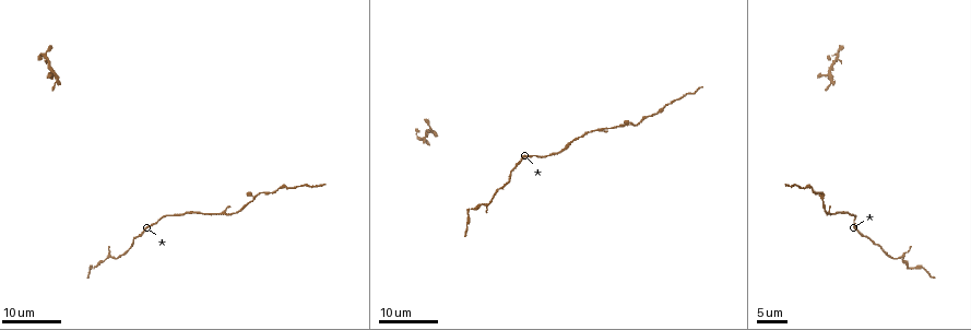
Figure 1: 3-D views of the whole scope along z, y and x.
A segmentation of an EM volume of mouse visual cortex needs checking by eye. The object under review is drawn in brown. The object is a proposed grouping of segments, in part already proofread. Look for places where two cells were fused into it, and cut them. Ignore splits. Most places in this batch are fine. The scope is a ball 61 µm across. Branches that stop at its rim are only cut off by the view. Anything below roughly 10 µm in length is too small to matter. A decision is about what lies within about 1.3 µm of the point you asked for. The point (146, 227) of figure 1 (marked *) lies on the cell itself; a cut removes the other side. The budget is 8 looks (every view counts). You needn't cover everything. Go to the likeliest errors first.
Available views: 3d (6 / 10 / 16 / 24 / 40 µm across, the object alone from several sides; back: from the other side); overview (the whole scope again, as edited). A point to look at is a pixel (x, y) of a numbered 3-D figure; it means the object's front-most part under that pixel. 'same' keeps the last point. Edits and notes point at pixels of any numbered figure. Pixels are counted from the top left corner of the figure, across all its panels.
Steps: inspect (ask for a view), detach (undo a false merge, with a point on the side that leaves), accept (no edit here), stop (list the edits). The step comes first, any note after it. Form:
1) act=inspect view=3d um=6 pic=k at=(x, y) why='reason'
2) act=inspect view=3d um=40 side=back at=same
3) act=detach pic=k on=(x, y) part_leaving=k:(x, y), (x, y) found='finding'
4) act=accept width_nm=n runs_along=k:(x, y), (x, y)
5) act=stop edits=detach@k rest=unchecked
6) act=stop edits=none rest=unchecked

act=inspect view=3d um=16 pic=1 at=(482, 204)

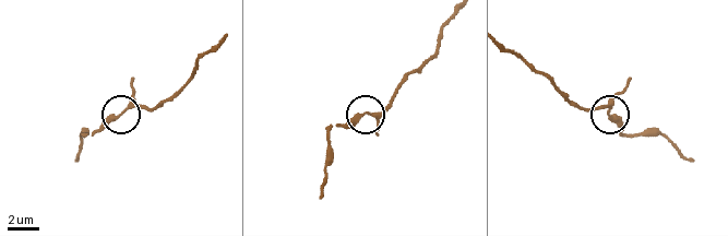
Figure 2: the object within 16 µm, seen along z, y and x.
act=inspect view=3d um=6 pic=2 at=(607, 109)

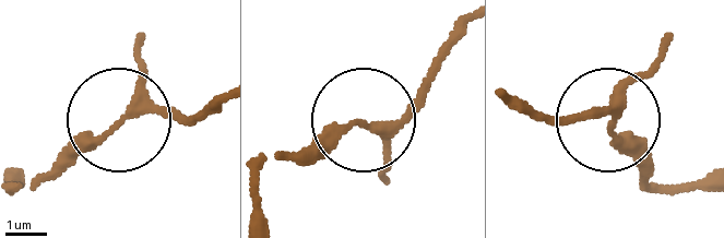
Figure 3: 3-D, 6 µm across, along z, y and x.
act=accept runs_along=3:(462, 30), (400, 114), (327, 128), (288, 155) found='continuous, no second cell'

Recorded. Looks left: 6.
act=inspect view=3d um=16 pic=1 at=(260, 194) why='a narrow waist'

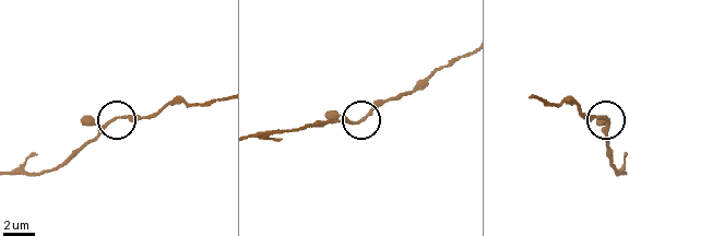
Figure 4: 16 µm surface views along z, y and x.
act=inspect view=3d um=6 pic=4 at=(358, 123) why='zoom in'

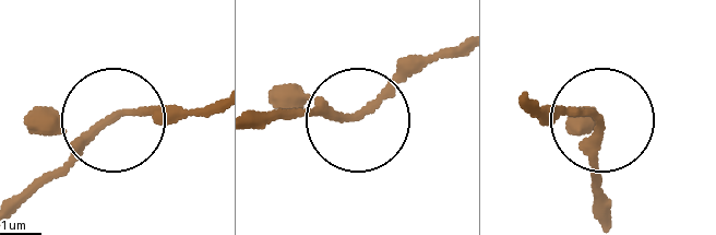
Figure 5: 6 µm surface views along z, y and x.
act=accept runs_along=5:(612, 212), (592, 156), (599, 121), (533, 115) found='continuous, no second cell'

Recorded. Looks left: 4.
act=inspect view=3d um=16 pic=1 at=(431, 132) why='three-way junction'

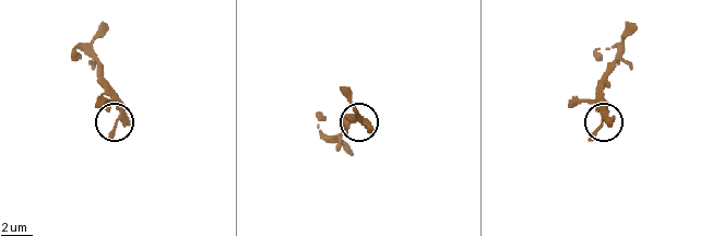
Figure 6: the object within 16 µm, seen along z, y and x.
act=inspect view=3d um=10 pic=6 at=(119, 122)

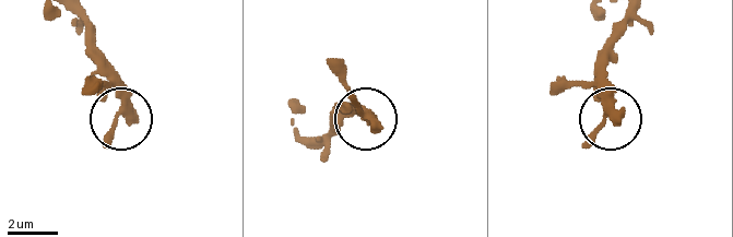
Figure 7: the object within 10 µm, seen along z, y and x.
act=accept arms=3 found='one cell here'

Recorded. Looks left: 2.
act=stop edits=none rest=unchecked

